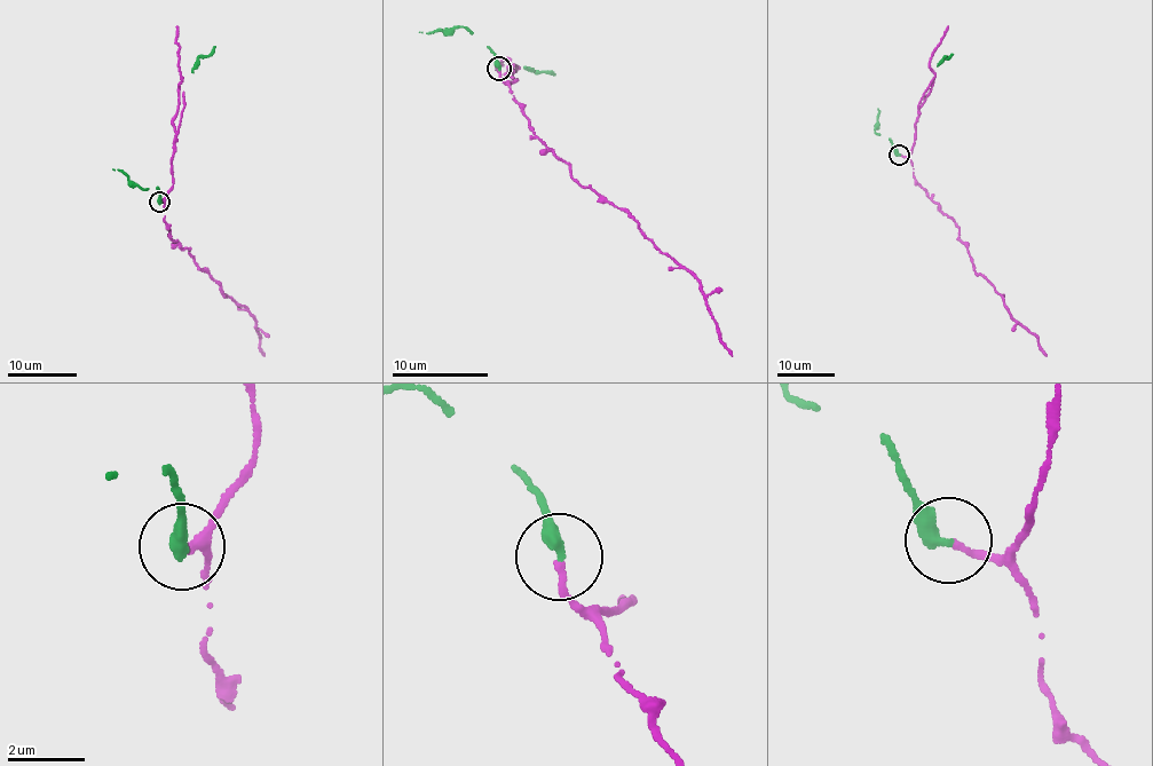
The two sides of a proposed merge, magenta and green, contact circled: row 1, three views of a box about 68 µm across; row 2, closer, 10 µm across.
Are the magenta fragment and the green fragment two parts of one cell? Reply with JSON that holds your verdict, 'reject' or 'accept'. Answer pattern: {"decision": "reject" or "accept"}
{"decision": "accept"}

